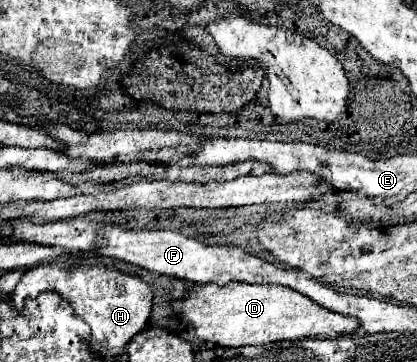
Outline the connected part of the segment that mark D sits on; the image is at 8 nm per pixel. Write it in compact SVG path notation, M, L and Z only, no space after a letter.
M228 282L224 286L218 284L196 284L188 296L182 298L182 308L178 318L186 324L196 328L196 336L204 342L212 342L218 346L260 346L260 344L270 344L276 340L302 340L308 336L316 338L334 338L334 336L344 336L352 334L358 326L358 322L352 316L342 316L336 312L330 312L326 308L320 308L314 300L308 296L288 290L286 286L252 286L252 284L242 284L242 282Z

